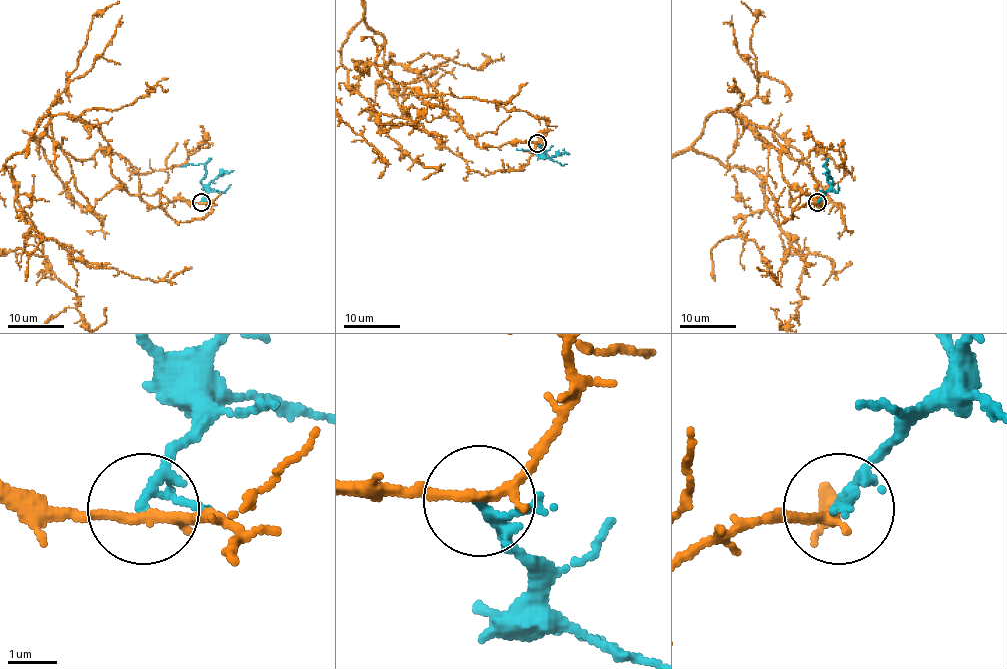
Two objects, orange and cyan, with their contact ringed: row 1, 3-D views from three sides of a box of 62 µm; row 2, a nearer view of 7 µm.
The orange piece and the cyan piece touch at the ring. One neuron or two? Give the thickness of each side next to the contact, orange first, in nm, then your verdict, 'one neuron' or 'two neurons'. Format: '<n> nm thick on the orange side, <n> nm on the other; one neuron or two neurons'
190 nm thick on the orange side, 120 nm on the other; two neurons

